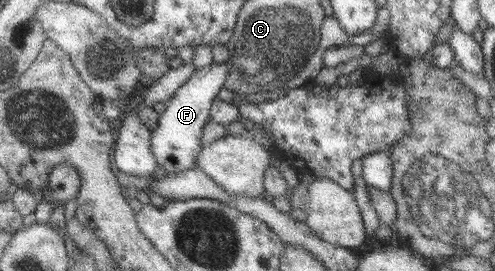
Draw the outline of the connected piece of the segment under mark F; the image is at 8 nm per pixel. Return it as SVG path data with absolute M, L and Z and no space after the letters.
M227 62L212 63L197 69L195 74L166 103L165 111L160 115L158 127L152 132L152 152L156 154L161 173L183 172L197 168L197 160L205 147L204 132L211 118L211 110L220 89L227 86L231 69Z

